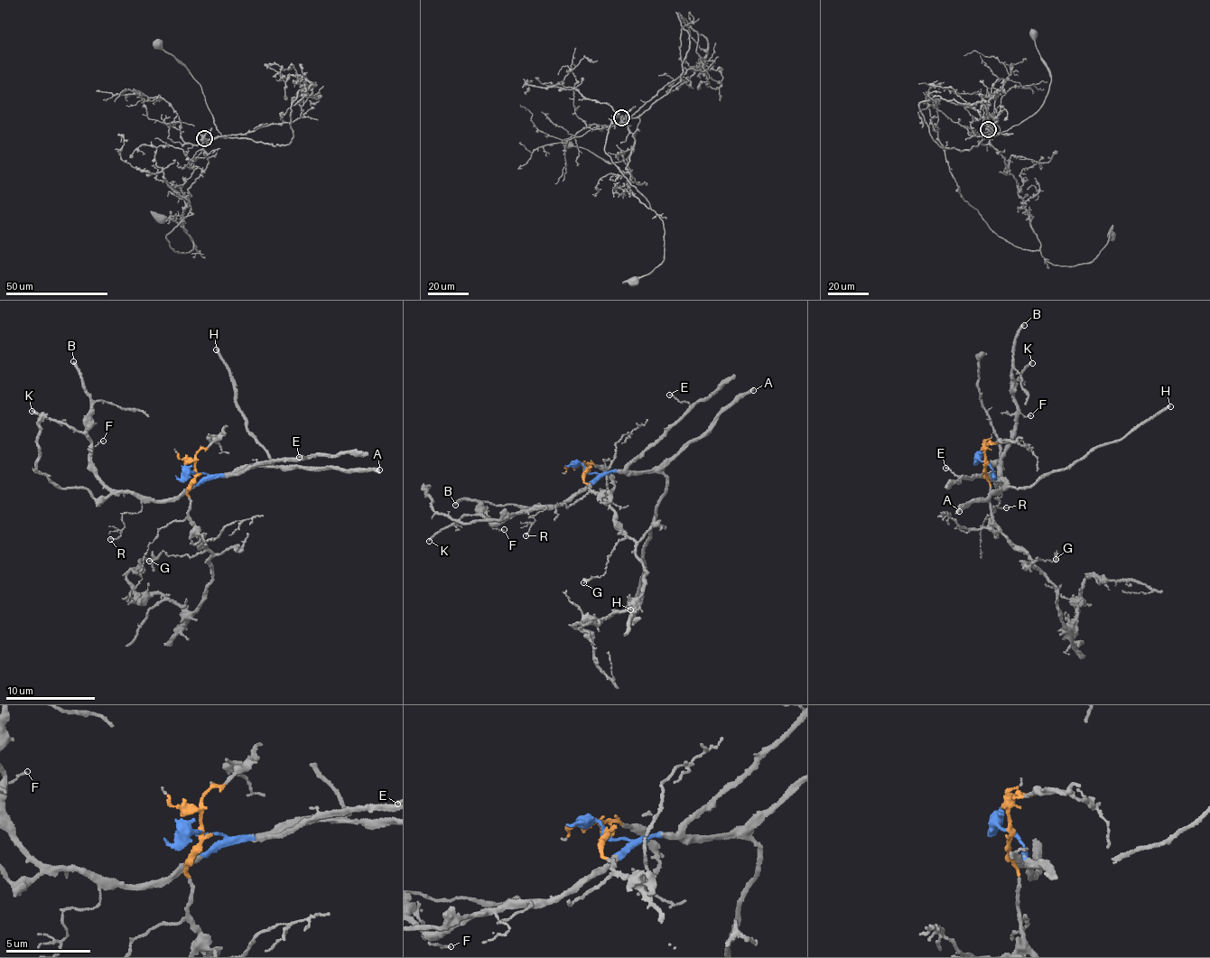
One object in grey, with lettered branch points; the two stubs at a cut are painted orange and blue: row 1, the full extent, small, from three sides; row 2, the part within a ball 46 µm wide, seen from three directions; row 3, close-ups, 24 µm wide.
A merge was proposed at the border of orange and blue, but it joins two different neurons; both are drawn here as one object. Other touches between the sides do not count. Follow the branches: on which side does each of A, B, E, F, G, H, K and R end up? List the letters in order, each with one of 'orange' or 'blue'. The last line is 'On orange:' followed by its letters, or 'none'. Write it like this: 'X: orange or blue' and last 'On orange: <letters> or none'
A: blue
B: blue
E: blue
F: blue
G: orange
H: blue
K: blue
R: blue
On orange: G

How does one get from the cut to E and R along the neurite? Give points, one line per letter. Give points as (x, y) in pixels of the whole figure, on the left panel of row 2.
E: (194, 471), (207, 476), (233, 474), (259, 465), (315, 455), (298, 457)
R: (194, 471), (207, 476), (162, 501), (145, 501), (136, 512), (125, 514), (122, 533), (109, 539)

